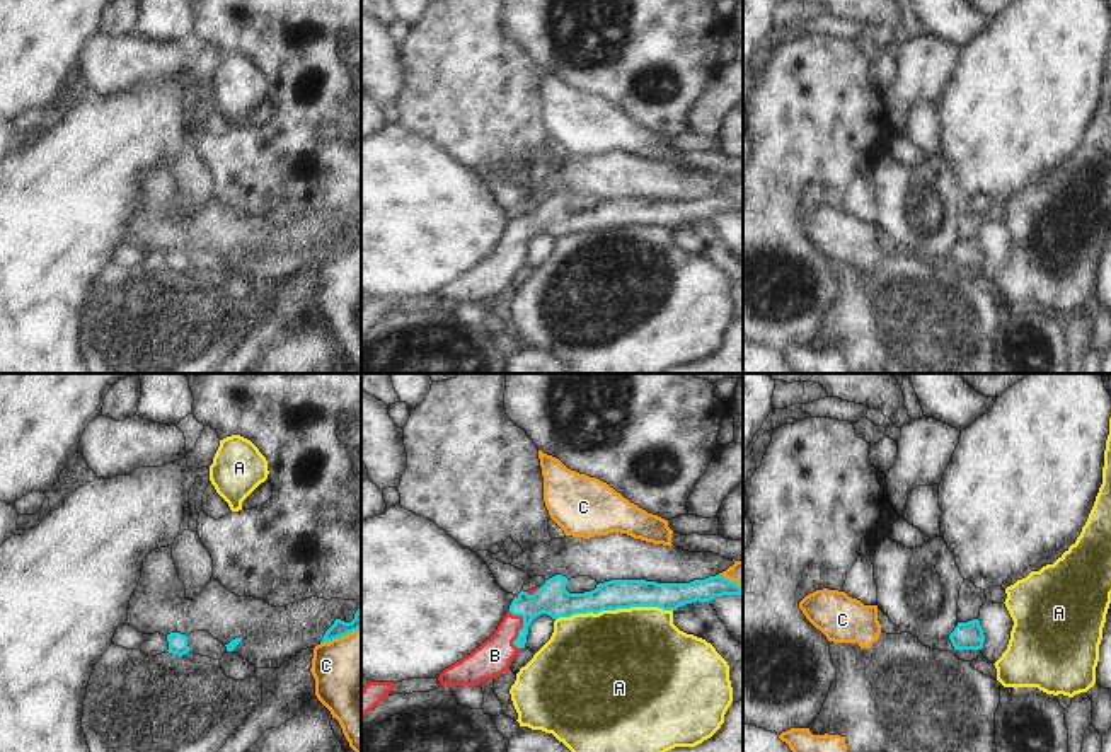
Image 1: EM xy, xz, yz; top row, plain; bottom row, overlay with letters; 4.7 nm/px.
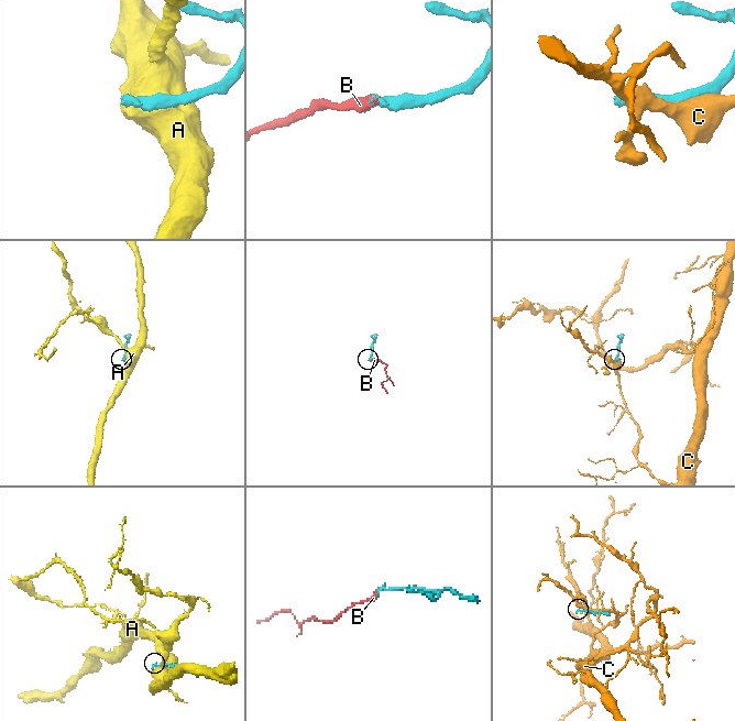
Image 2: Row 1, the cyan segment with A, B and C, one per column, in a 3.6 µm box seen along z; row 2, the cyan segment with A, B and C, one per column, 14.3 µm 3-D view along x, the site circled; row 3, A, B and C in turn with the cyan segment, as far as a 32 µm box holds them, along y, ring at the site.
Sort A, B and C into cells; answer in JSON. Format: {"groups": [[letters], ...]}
{"groups": [["A"], ["B"], ["C"]]}

